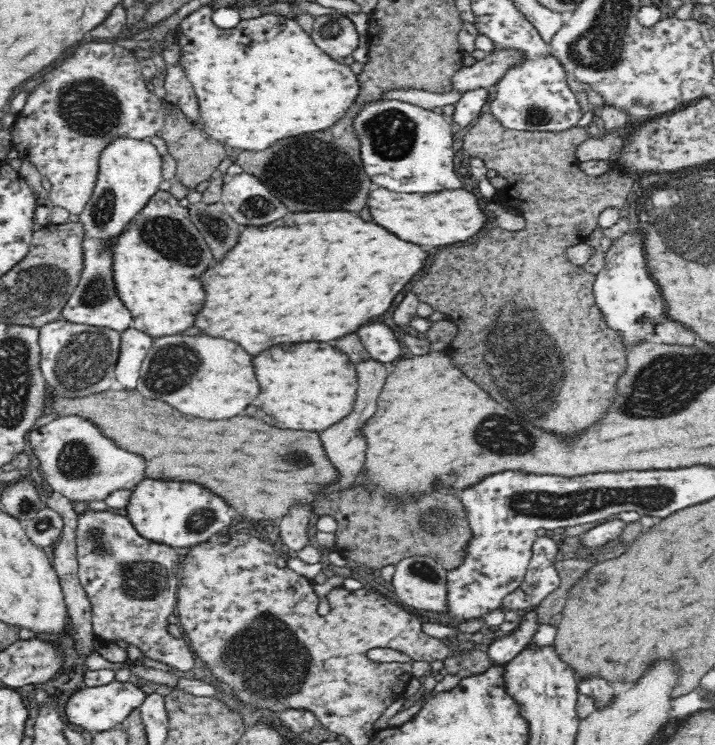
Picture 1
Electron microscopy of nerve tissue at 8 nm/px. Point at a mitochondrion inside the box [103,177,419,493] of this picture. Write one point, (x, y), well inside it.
(166, 236)

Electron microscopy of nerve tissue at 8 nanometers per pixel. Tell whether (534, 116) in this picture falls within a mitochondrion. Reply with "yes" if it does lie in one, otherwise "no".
yes

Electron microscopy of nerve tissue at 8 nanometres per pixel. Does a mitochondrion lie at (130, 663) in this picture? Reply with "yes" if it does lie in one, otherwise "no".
no

